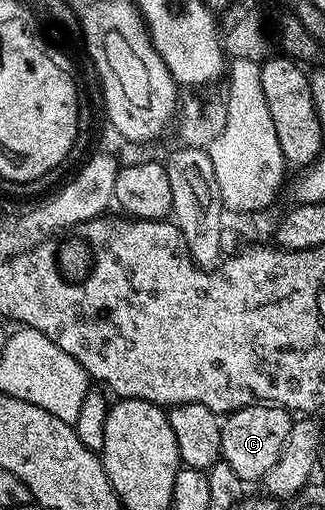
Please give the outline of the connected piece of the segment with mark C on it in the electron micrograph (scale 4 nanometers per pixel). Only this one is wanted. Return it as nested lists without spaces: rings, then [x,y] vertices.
[[[274,403],[246,405],[244,409],[236,409],[234,413],[226,414],[221,425],[222,460],[227,461],[233,471],[237,471],[244,483],[262,482],[269,467],[277,463],[292,424],[292,414],[283,406]]]

